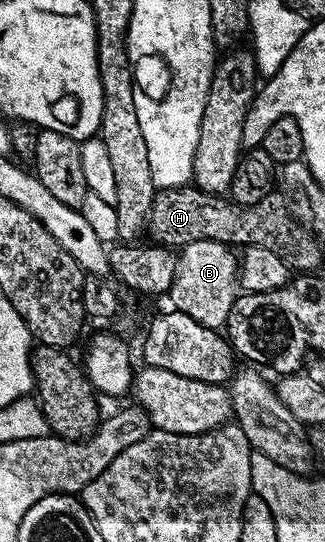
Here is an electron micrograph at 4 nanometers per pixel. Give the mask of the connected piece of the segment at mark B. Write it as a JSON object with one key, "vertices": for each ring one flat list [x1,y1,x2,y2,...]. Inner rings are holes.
{"vertices":[[206,239,191,242,182,248,177,257,176,277,167,294,167,299,173,302,170,304,203,326,214,329,224,328,227,317,231,313,231,305,239,294,239,261,236,252,232,251,234,250,226,244]]}

